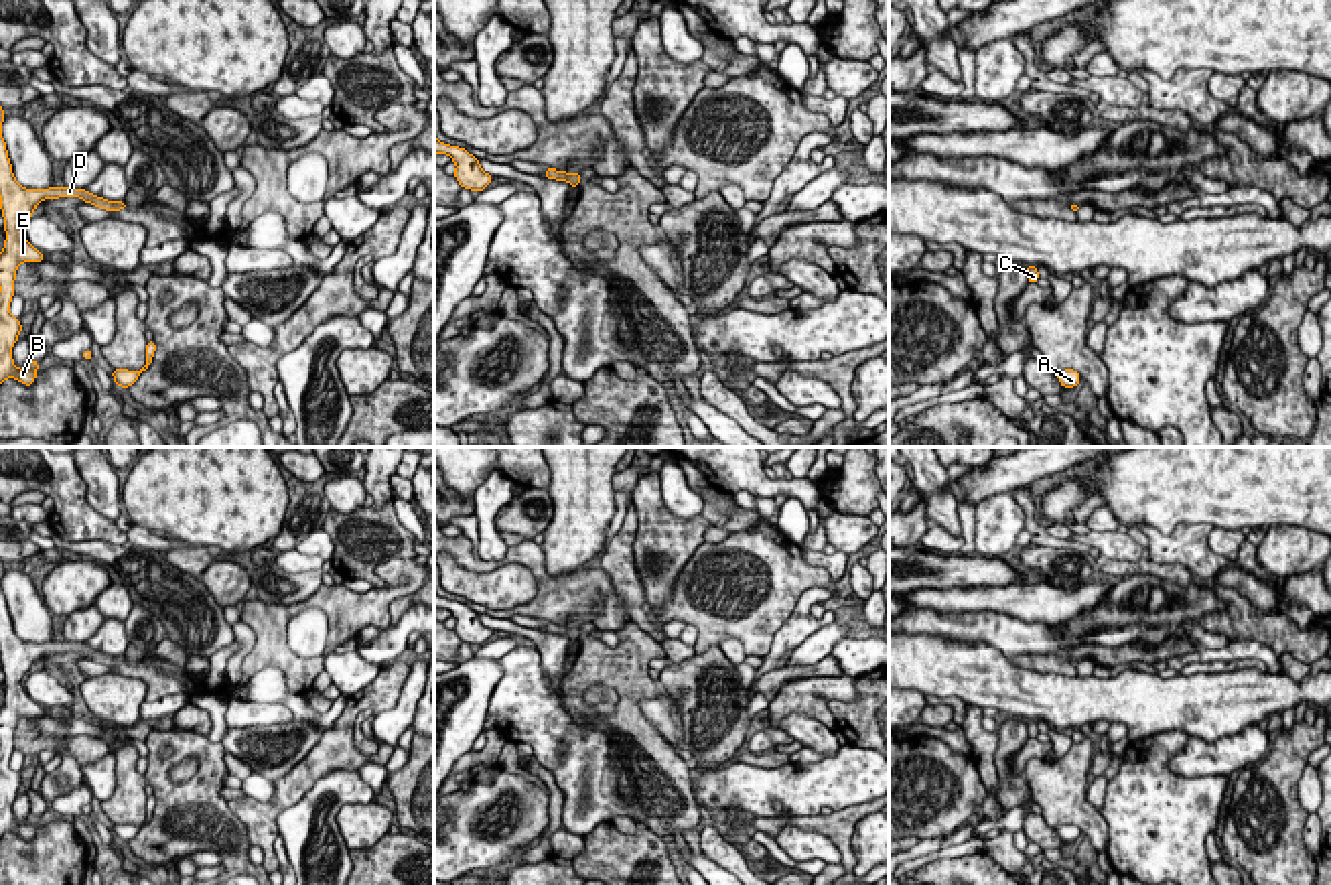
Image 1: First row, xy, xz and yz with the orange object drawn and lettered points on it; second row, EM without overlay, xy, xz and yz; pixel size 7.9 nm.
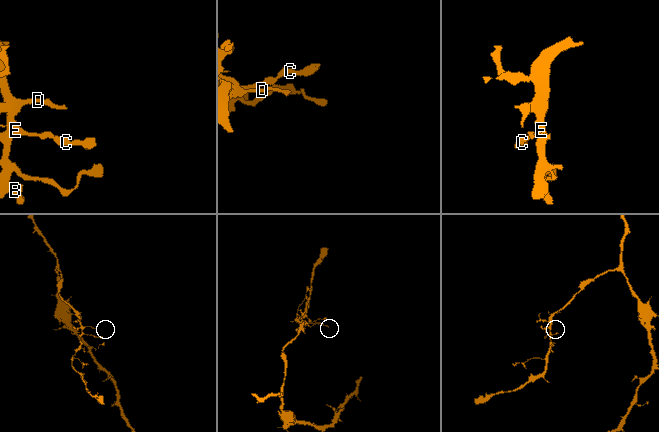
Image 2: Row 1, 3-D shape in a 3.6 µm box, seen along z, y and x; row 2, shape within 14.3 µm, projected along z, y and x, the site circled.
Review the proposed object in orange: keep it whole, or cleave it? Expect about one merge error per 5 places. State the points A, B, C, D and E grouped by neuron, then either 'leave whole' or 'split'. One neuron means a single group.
groups A B C D E; leave whole

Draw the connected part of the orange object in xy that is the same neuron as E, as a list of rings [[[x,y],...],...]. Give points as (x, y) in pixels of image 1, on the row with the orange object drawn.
[[[0,106],[0,209],[4,217],[4,250],[0,254],[0,384],[6,378],[16,378],[24,386],[32,386],[39,363],[30,359],[26,369],[18,369],[12,359],[12,347],[22,331],[20,319],[10,315],[14,296],[16,270],[22,262],[45,262],[24,235],[22,223],[34,215],[34,207],[45,199],[79,197],[106,211],[128,209],[124,201],[108,201],[75,187],[26,189],[12,173],[6,142],[2,138],[4,108]]]

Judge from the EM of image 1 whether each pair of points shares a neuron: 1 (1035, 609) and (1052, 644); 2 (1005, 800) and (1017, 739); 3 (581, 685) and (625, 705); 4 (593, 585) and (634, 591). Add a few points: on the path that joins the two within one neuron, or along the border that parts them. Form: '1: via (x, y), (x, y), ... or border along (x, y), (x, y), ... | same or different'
1: border along (995, 611), (1025, 622), (1060, 624) | different
2: via (1005, 786), (1005, 754) | same
3: via (595, 676), (609, 676), (623, 691) | same
4: border along (597, 565), (607, 575), (617, 605), (632, 620) | different

